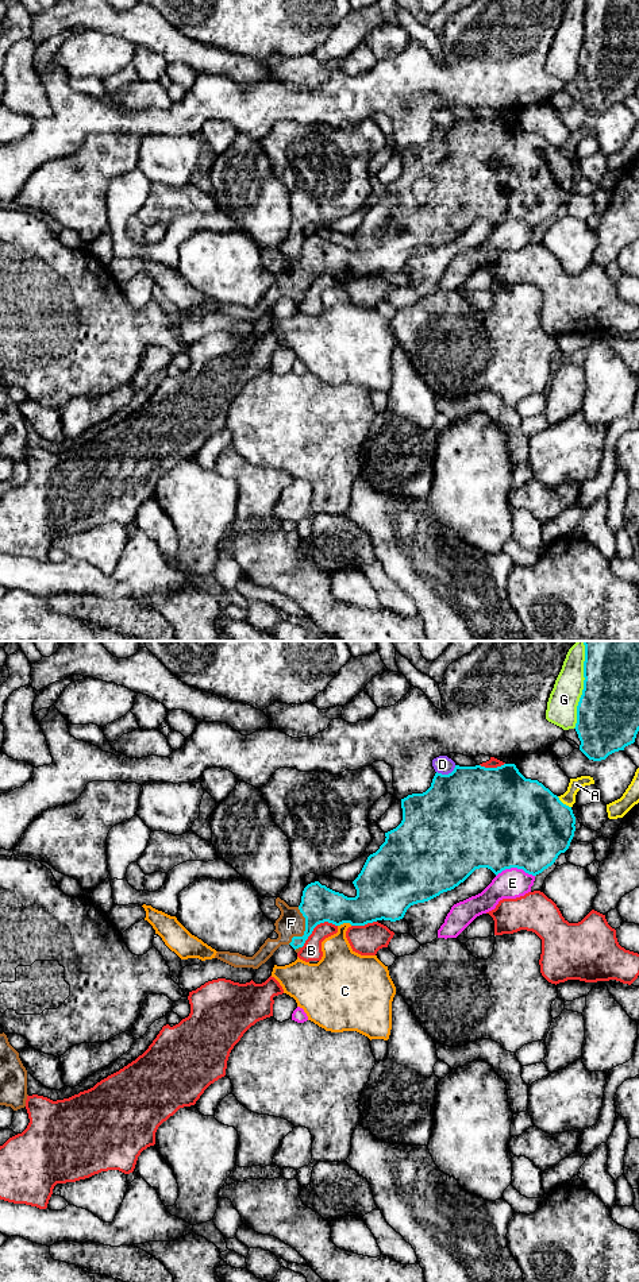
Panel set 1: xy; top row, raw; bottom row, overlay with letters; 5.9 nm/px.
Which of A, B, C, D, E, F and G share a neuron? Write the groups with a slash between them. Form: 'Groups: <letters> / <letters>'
Groups: A / B / C / D / E / F / G

